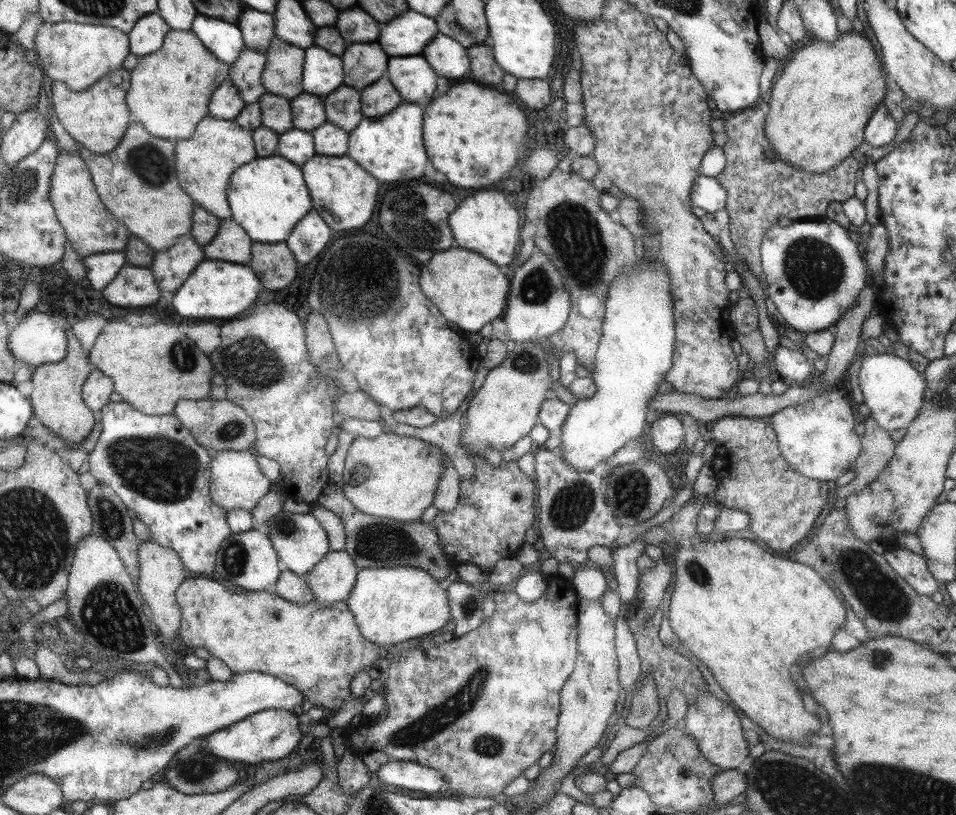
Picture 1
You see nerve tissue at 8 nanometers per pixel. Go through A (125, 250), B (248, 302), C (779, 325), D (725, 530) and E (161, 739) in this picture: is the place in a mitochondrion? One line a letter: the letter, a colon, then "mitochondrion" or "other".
A: other
B: other
C: other
D: other
E: mitochondrion

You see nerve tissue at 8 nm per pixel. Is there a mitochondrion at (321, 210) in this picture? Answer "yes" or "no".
no

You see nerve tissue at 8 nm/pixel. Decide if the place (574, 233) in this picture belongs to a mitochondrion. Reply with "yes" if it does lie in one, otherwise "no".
yes

